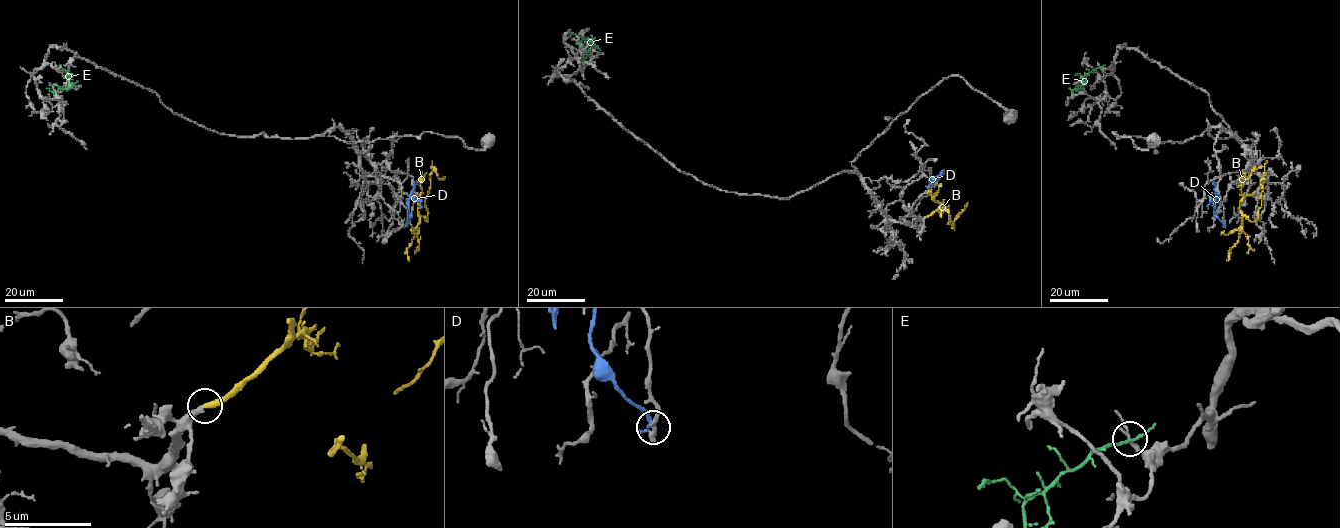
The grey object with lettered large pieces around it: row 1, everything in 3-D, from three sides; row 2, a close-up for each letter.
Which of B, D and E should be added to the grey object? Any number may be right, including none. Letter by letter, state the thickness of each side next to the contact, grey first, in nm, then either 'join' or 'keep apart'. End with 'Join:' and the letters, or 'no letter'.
B: 380/360 nm | join
D: 360/240 nm | keep apart
E: 200/160 nm | keep apart
Join: B

